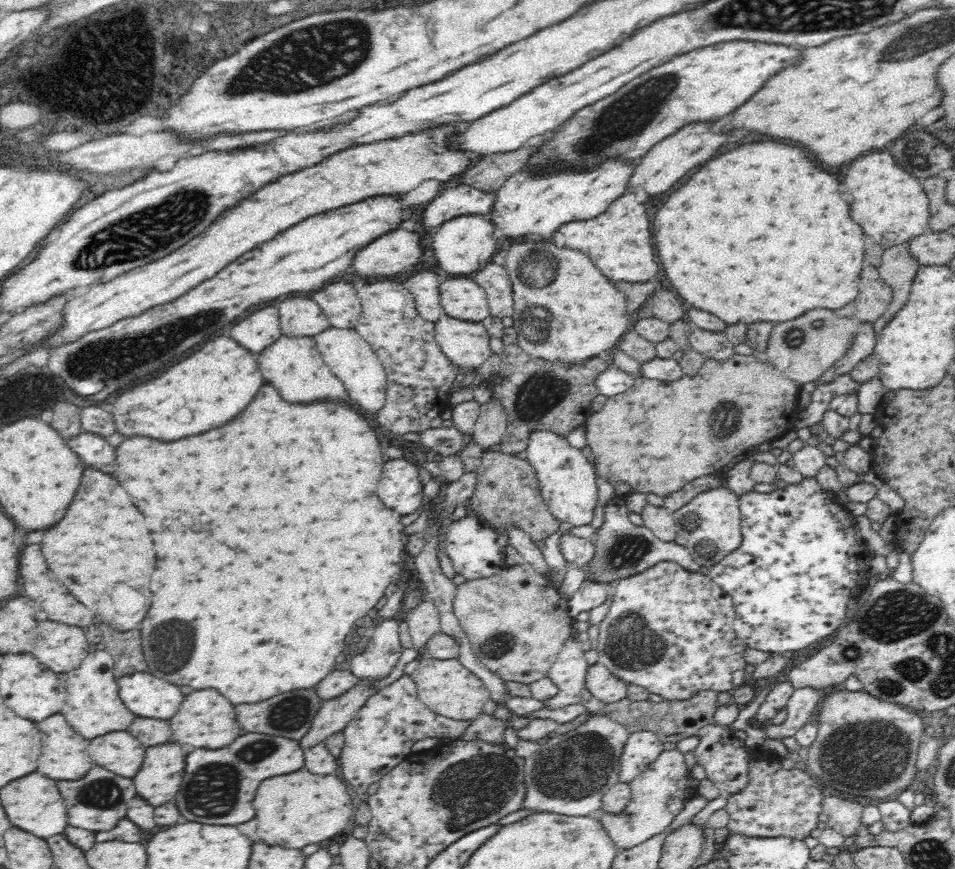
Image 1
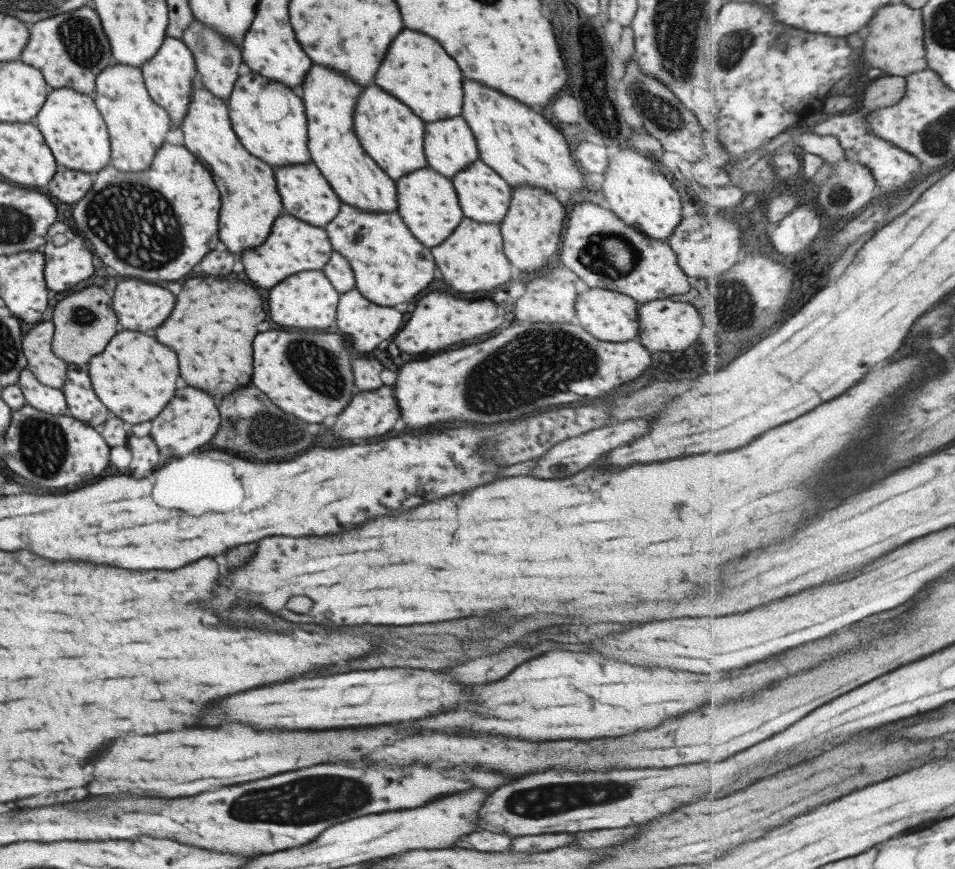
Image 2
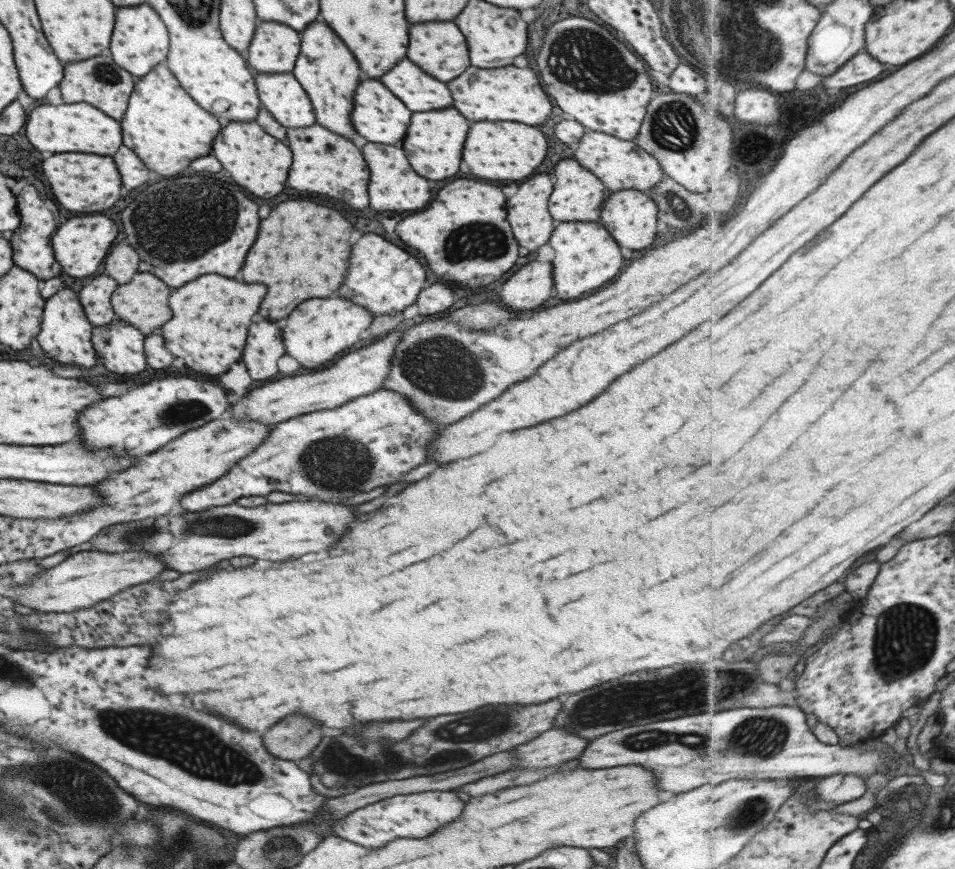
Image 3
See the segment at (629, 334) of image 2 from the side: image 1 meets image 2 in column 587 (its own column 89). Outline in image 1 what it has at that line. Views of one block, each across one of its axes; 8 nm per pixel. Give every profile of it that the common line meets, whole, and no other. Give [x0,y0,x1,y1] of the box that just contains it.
[23,122,468,356]

